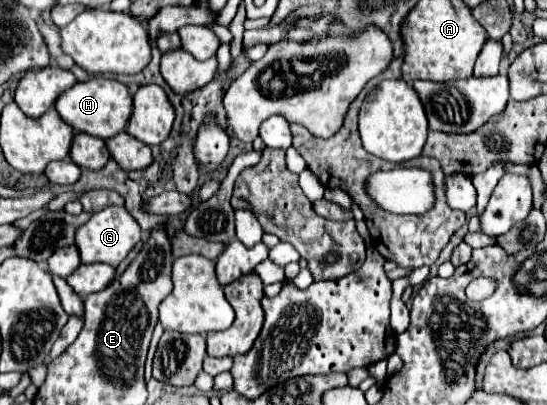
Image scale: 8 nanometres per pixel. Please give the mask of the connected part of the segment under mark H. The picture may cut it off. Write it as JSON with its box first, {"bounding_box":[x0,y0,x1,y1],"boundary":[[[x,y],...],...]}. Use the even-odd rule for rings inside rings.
{"bounding_box":[55,77,133,139],"boundary":[[[93,77],[85,83],[75,83],[71,91],[65,91],[57,103],[55,109],[59,111],[61,119],[71,125],[77,133],[87,133],[99,139],[111,139],[127,129],[131,111],[133,111],[133,97],[129,95],[129,89],[111,77]]]}

